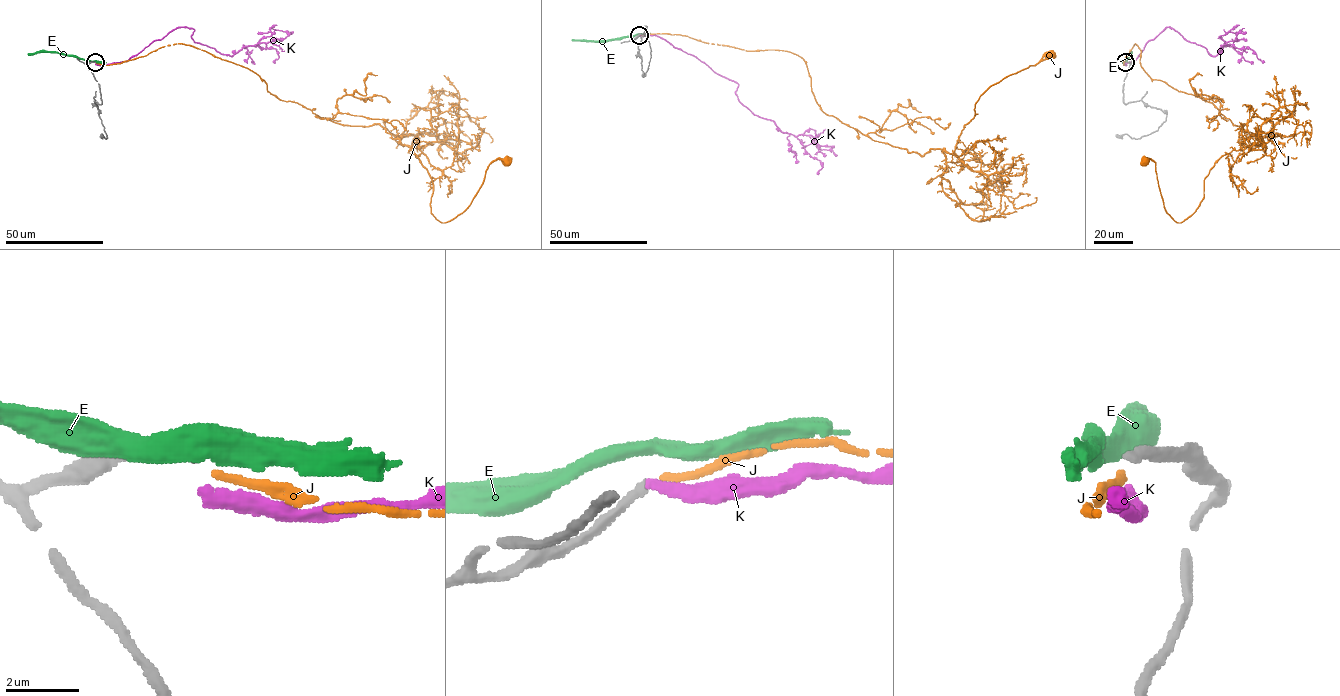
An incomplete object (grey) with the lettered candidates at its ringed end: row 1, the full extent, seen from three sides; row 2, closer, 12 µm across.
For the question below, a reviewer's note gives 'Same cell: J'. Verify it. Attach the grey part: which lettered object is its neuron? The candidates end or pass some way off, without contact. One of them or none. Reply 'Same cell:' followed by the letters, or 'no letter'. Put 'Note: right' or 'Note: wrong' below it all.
Same cell: no letter
Note: wrong

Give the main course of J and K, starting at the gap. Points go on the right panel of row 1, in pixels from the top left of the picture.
J: (1125, 63), (1135, 43), (1152, 79), (1246, 124), (1243, 146), (1214, 163), (1180, 223), (1145, 161)
K: (1126, 64), (1133, 61), (1146, 43), (1166, 27), (1212, 56), (1244, 28)

